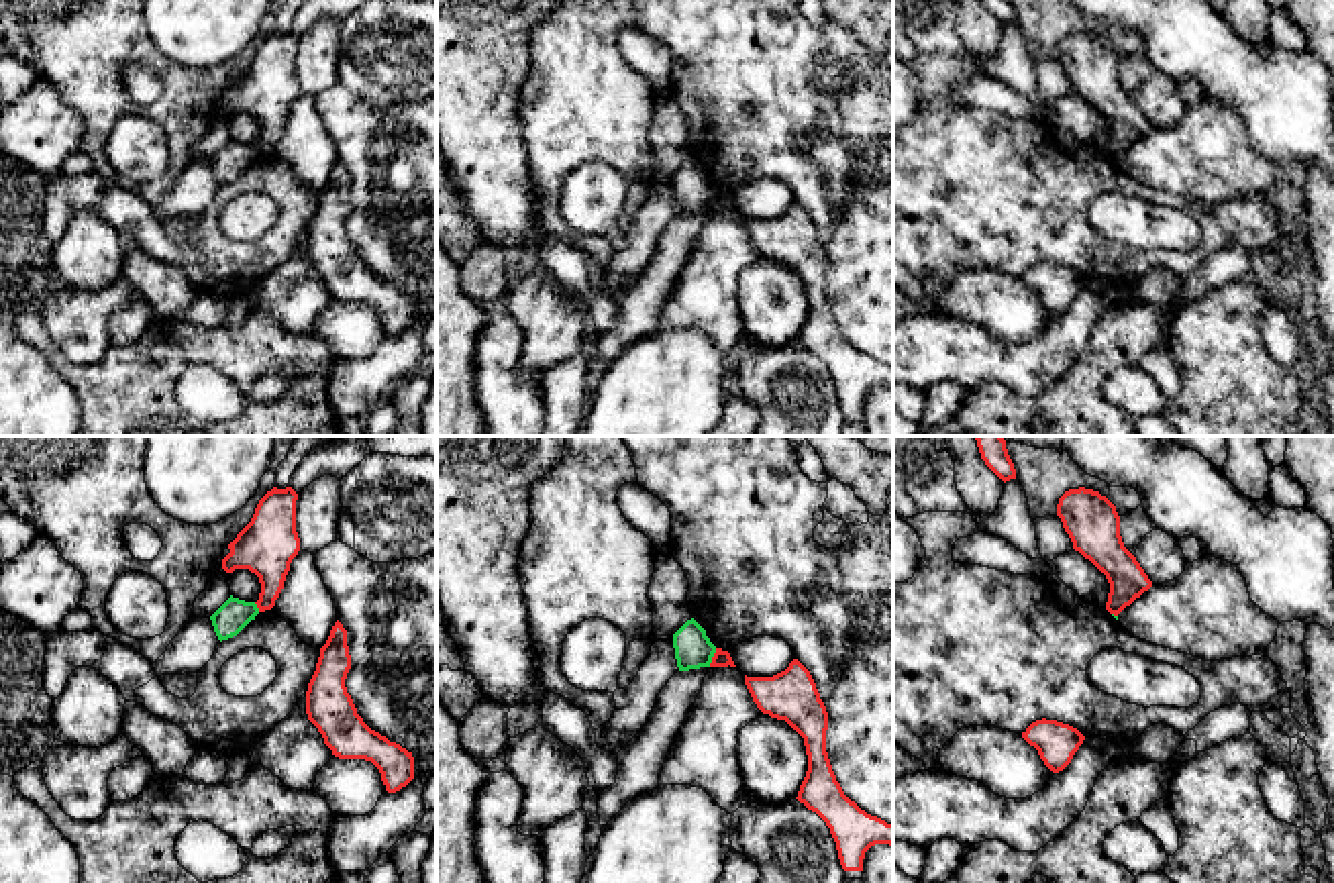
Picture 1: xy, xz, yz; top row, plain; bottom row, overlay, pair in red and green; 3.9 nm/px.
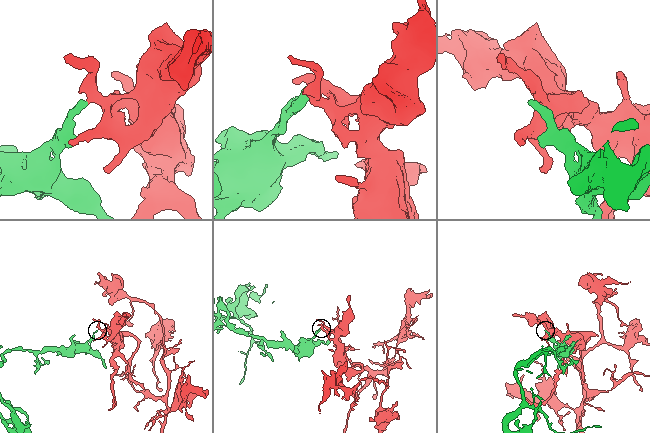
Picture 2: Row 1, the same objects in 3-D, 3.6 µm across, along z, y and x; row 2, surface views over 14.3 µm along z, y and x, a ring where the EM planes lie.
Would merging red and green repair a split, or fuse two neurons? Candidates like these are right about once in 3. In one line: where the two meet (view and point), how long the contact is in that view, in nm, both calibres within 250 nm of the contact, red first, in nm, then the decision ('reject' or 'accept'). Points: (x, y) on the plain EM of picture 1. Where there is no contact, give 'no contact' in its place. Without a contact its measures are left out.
meets red in xz at (712, 200); contact 80 nm long; 70 nm thick on the red side, 140 nm on the other; reject

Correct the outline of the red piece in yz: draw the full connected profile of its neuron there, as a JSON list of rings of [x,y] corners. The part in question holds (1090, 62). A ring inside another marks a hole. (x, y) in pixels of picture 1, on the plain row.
[[[1069,33],[1059,41],[1057,59],[1073,92],[1089,102],[1108,122],[1106,153],[1118,159],[1152,131],[1152,124],[1124,90],[1116,49],[1093,33]]]

